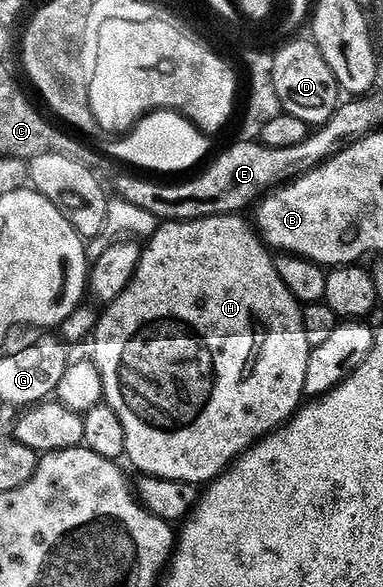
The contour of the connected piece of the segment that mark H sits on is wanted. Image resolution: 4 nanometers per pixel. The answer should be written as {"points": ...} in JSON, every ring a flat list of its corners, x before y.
{"points":[[230,215,158,224,153,235,148,238,149,246,146,244,141,250,141,262,127,291,108,302,104,306,105,313,103,309,98,316,97,330,91,338,91,360,99,367,99,375,103,379,104,404,109,405,123,422,123,431,127,435,125,457,138,469,138,474,156,477,158,481,182,481,185,485,208,486,252,445,287,424,303,404,310,351,307,335,303,331,303,305,286,287,283,279,279,279,274,254,261,240,258,230,250,222,249,226,243,218,241,215]]}

